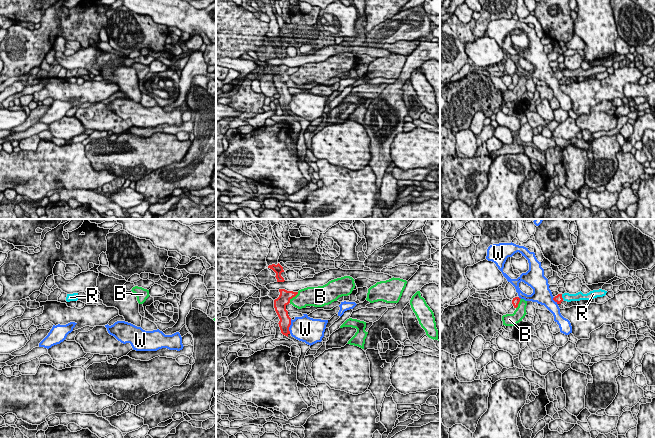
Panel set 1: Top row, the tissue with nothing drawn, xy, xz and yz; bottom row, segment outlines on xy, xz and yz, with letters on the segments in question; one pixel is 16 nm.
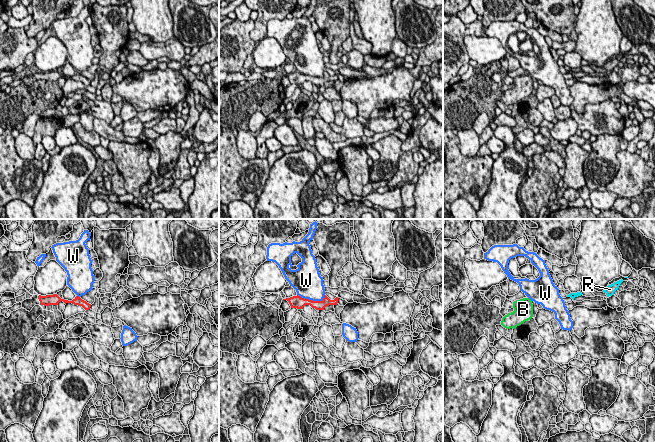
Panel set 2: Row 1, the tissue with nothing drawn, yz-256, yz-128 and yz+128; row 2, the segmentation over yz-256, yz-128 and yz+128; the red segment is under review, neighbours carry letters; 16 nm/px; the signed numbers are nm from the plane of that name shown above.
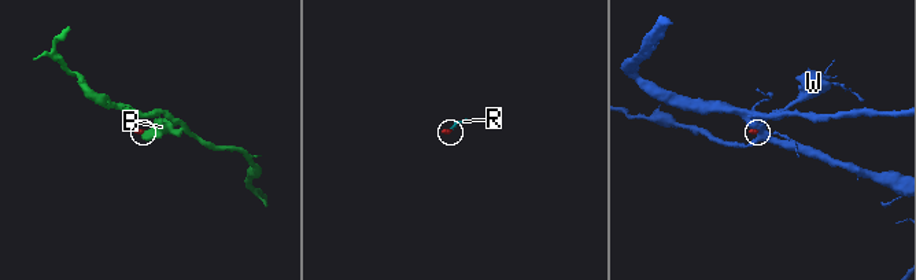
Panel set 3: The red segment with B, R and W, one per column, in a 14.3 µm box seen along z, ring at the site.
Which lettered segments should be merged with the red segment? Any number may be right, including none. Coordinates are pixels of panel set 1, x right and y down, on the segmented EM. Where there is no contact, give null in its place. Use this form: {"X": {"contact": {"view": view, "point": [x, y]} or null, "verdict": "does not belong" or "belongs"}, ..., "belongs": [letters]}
{"B": {"contact": {"view": "xz", "point": [293, 296]}, "verdict": "does not belong"}, "R": {"contact": {"view": "yz", "point": [561, 297]}, "verdict": "belongs"}, "W": {"contact": {"view": "xz", "point": [289, 326]}, "verdict": "does not belong"}, "belongs": ["R"]}

